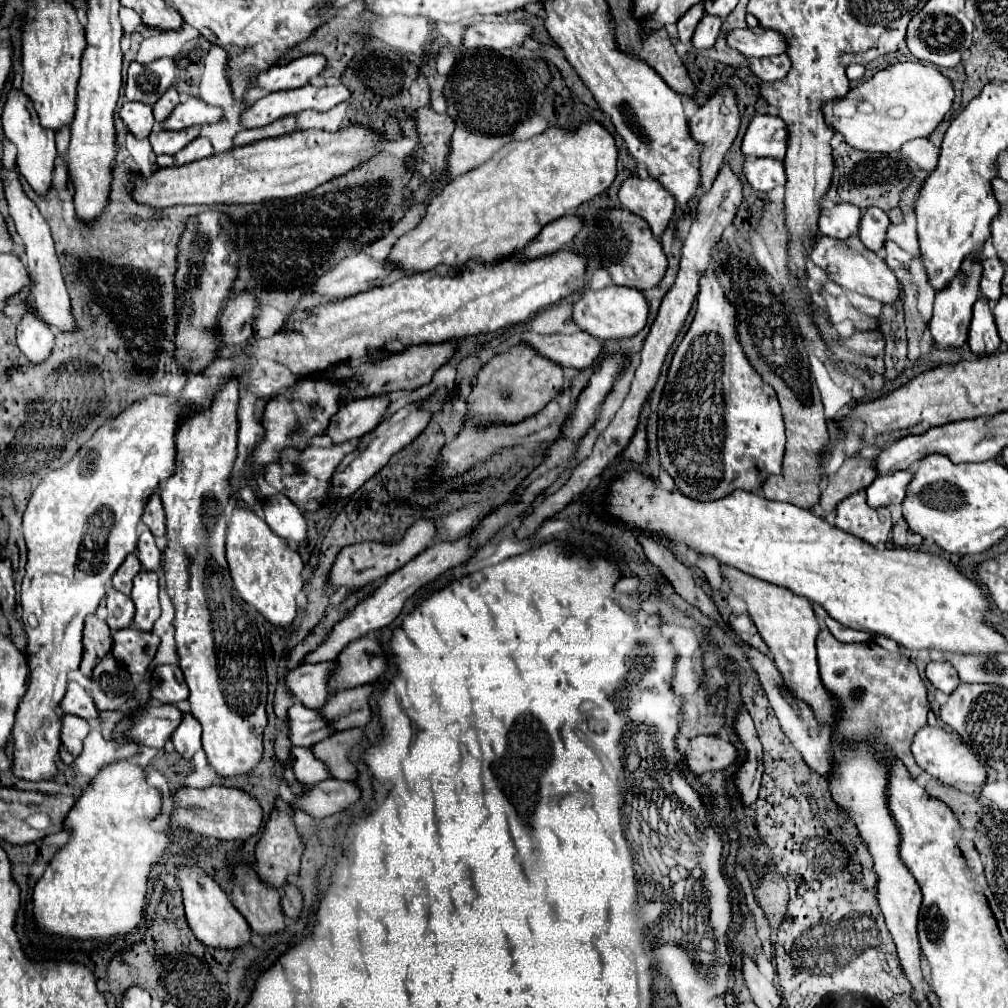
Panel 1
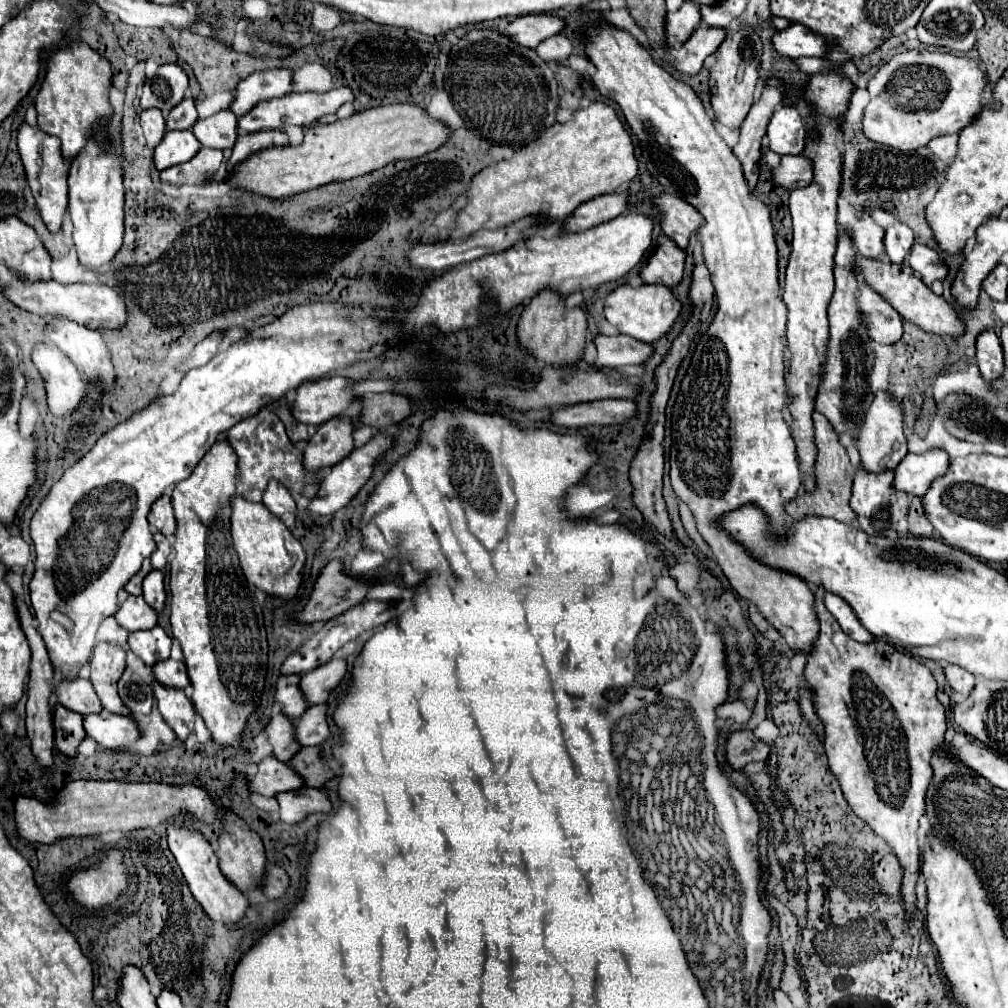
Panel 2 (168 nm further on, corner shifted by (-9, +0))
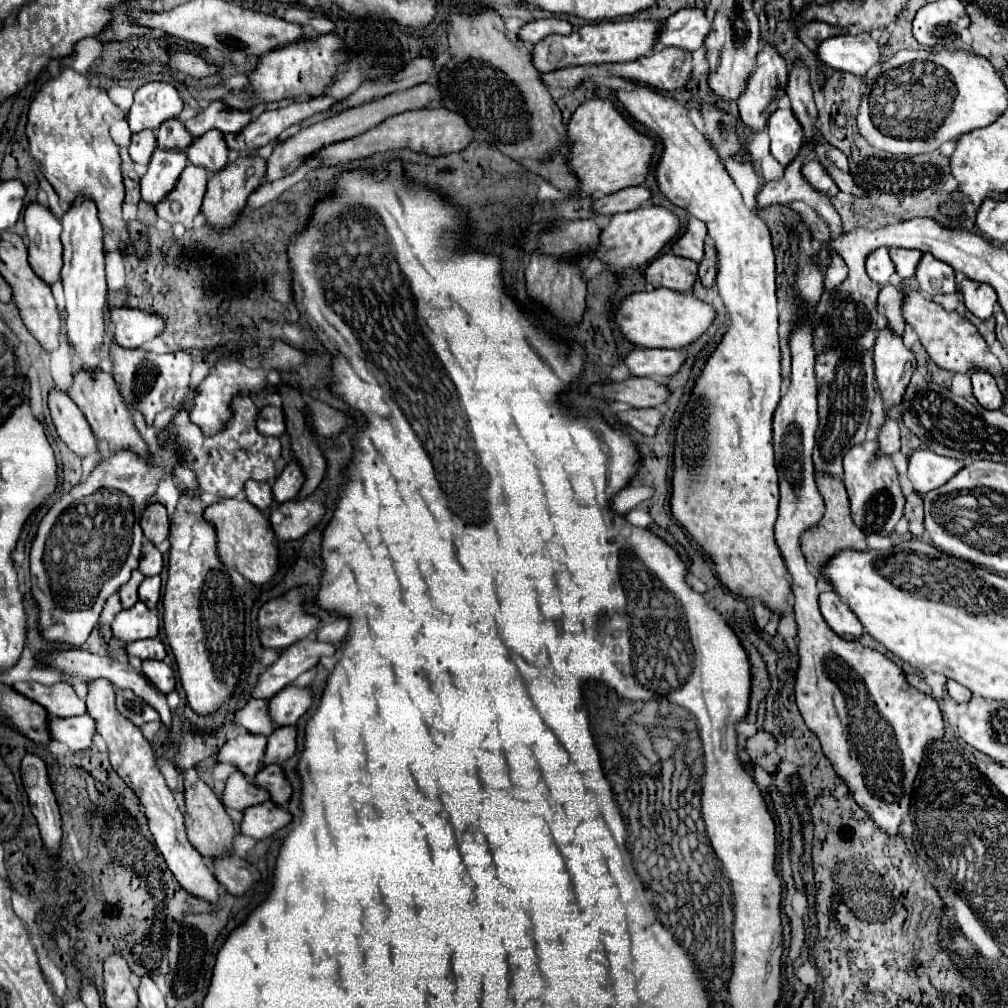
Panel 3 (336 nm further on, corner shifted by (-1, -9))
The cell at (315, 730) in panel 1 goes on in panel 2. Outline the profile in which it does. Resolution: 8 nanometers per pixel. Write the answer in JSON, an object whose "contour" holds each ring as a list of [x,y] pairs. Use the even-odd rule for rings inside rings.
{"contour":[[[274,715],[264,731],[268,733],[268,741],[274,749],[272,755],[278,761],[286,763],[300,749],[300,745],[294,741],[294,721],[286,721],[286,717],[282,715]]]}

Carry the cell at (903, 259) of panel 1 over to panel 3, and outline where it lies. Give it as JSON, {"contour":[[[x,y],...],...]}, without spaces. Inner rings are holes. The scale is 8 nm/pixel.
{"contour":[[[924,254],[922,260],[918,262],[916,278],[920,284],[920,290],[936,296],[936,294],[954,294],[956,284],[954,284],[954,270],[950,264],[936,260],[932,254]]]}

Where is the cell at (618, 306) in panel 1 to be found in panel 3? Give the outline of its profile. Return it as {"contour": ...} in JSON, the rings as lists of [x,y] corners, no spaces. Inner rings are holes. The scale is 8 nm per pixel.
{"contour":[[[668,288],[630,294],[620,300],[614,314],[620,334],[638,348],[684,348],[702,336],[714,318],[714,310],[708,304],[700,302],[692,294]]]}

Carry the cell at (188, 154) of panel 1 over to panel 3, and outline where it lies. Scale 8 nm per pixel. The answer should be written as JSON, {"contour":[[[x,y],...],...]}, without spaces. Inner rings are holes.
{"contour":[[[186,166],[174,184],[174,190],[158,202],[156,212],[160,218],[168,220],[170,224],[182,224],[184,228],[192,228],[194,216],[200,212],[202,198],[206,194],[208,184],[208,170],[202,170],[200,166]]]}

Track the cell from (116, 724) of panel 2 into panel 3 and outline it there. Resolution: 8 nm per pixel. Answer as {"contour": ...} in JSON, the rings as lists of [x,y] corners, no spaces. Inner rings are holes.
{"contour":[[[88,714],[72,718],[50,718],[50,734],[54,740],[64,742],[70,750],[88,750],[94,744],[96,722]]]}

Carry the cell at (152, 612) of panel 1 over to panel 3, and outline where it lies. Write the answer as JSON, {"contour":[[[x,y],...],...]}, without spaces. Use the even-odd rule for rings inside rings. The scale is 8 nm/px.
{"contour":[[[152,576],[152,578],[144,578],[144,582],[138,588],[138,598],[148,606],[148,608],[156,608],[158,600],[160,600],[160,576]]]}

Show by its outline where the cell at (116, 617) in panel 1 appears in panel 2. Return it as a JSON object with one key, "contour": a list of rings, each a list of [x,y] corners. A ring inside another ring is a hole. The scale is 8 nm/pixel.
{"contour":[[[130,595],[114,615],[118,623],[128,631],[152,629],[158,623],[158,613],[144,601],[144,597]]]}

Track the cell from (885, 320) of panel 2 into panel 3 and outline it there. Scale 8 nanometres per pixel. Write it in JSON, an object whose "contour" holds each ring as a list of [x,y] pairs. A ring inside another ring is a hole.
{"contour":[[[904,284],[900,286],[884,286],[880,296],[878,296],[878,304],[876,304],[876,310],[878,314],[882,314],[888,322],[888,328],[894,330],[894,334],[902,334],[904,332],[904,318],[902,318],[902,312],[900,312],[900,304],[902,304],[902,288]]]}

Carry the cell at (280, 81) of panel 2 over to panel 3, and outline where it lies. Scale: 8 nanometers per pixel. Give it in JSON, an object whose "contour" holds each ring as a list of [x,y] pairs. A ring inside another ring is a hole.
{"contour":[[[214,100],[204,112],[200,112],[196,118],[184,124],[192,136],[202,136],[212,128],[218,128],[224,134],[238,132],[250,120],[252,120],[252,110],[246,110],[246,114],[242,114],[242,110],[226,110],[226,106],[222,106],[222,100]]]}

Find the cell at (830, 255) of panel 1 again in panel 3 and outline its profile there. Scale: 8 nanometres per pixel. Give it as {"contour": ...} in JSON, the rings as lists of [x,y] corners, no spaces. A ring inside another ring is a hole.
{"contour":[[[904,290],[904,298],[902,298],[902,314],[904,314],[904,322],[920,336],[922,346],[926,348],[928,356],[944,370],[952,370],[952,372],[970,372],[972,368],[980,368],[990,372],[996,380],[1000,380],[1004,376],[1002,366],[998,362],[998,358],[988,350],[984,338],[978,334],[976,326],[960,316],[958,312],[948,312],[944,310],[940,304],[936,304],[930,298],[924,298],[922,292],[918,290]]]}

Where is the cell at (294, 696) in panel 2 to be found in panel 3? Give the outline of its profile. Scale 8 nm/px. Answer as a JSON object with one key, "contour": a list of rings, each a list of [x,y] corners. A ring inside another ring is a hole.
{"contour":[[[250,700],[236,714],[236,724],[244,726],[252,734],[264,734],[264,736],[270,736],[276,730],[274,722],[270,722],[268,700]]]}

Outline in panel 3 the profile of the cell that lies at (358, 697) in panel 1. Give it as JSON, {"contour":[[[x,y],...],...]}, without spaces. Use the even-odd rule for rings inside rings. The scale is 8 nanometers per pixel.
{"contour":[[[280,726],[268,738],[264,764],[280,764],[296,752],[296,726]]]}

